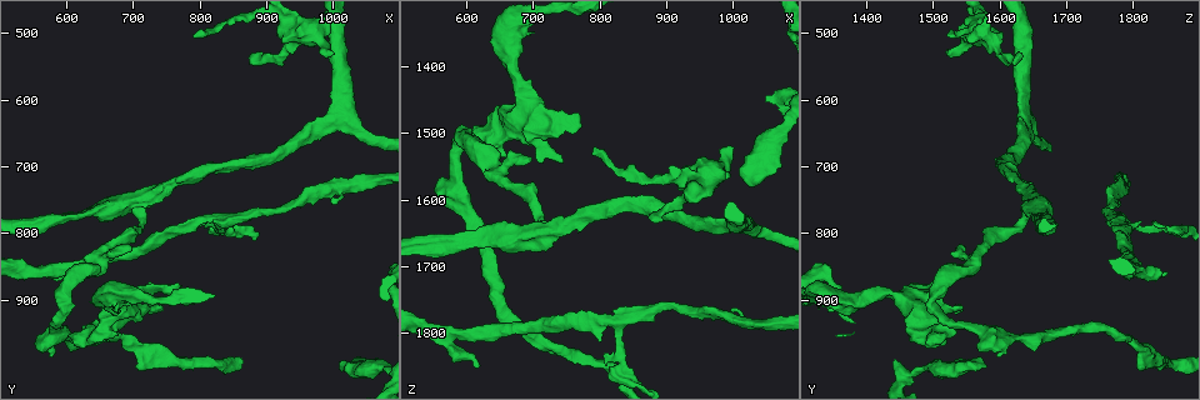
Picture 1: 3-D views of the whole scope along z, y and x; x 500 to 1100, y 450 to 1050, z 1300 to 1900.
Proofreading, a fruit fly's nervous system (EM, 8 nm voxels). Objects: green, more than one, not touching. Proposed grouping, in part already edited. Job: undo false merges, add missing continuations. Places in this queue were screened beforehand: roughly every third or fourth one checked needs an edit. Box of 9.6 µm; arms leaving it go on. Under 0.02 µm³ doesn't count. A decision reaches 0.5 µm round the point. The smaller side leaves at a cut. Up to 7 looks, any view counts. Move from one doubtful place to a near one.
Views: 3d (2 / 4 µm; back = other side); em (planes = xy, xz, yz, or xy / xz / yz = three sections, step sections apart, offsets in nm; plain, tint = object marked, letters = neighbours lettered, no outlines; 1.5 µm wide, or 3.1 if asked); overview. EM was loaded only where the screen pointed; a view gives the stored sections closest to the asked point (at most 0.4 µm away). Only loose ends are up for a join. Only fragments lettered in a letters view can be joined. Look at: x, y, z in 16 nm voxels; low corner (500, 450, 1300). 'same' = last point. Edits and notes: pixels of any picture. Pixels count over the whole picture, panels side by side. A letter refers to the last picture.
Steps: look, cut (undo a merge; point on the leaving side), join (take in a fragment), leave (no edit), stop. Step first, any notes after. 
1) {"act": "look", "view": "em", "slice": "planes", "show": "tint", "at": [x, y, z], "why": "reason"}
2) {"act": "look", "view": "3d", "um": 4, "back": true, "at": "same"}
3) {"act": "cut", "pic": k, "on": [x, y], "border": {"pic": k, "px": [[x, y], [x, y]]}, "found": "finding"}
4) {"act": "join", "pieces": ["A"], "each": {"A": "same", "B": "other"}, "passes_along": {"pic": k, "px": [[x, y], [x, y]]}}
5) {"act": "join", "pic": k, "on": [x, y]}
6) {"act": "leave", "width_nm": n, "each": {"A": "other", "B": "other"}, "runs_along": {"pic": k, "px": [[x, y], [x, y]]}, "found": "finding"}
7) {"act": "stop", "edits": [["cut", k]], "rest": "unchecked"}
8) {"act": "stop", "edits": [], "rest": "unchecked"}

{"act": "look", "view": "em", "slice": "planes", "show": "letters", "at": [700, 755, 1645], "why": "three-way junction"}

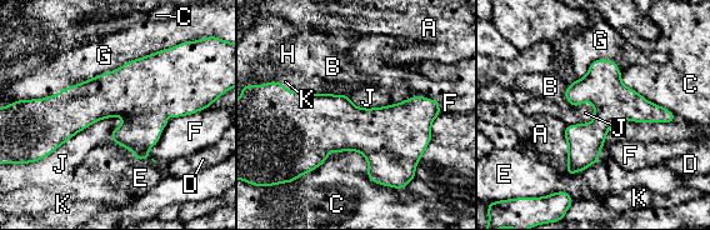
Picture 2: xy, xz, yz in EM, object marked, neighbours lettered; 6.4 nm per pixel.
{"act": "leave", "each": {"A": "other", "B": "other", "C": "other", "D": "other", "E": "other", "F": "other", "G": "other", "H": "other", "J": "other", "K": "other"}, "border": {"pic": 2, "px": [[124, 119], [99, 119], [44, 158]]}, "found": "all the same neuron"}

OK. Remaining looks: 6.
{"act": "look", "view": "3d", "um": 4, "at": [1000, 525, 1525], "why": "branch stops here"}

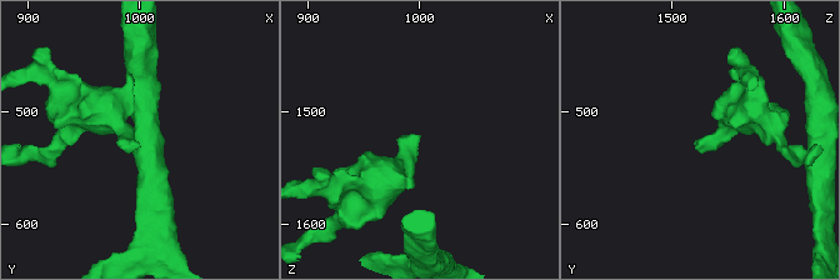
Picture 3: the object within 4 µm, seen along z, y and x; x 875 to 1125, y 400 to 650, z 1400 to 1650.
{"act": "look", "view": "em", "slice": "planes", "show": "letters", "at": [1002, 526, 1524], "why": "shape alone is not enough"}

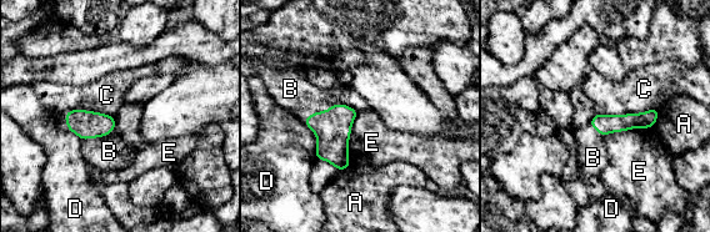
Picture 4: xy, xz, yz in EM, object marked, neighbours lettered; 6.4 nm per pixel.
{"act": "join", "pieces": ["B"], "each": {"A": "other", "B": "same", "C": "other", "D": "other", "E": "other"}, "found": "the neuron continues"}

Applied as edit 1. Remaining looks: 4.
{"act": "look", "view": "em", "slice": "planes", "show": "plain", "at": [700, 820, 1540], "why": "branch stops here"}

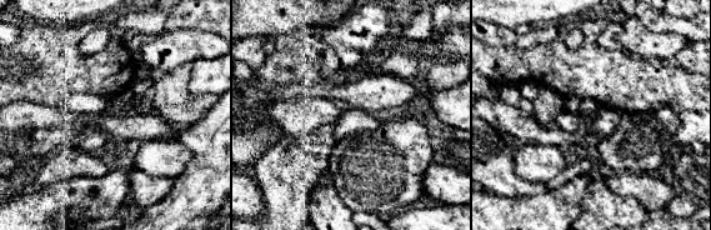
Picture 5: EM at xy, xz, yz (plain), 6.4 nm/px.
{"act": "look", "view": "em", "slice": "planes", "show": "letters", "at": "same"}

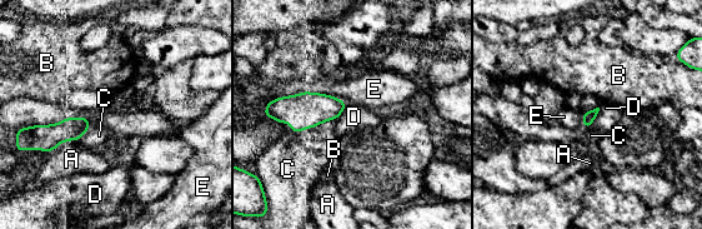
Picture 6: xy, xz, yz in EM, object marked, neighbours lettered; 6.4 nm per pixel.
{"act": "leave", "longest_contact_nm": ["E", 500], "each": {"A": "other", "B": "other", "C": "other", "D": "other", "E": "other"}, "found": "none of them fits"}

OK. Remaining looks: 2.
{"act": "stop", "edits": [["join", 4]], "rest": "unchecked"}

